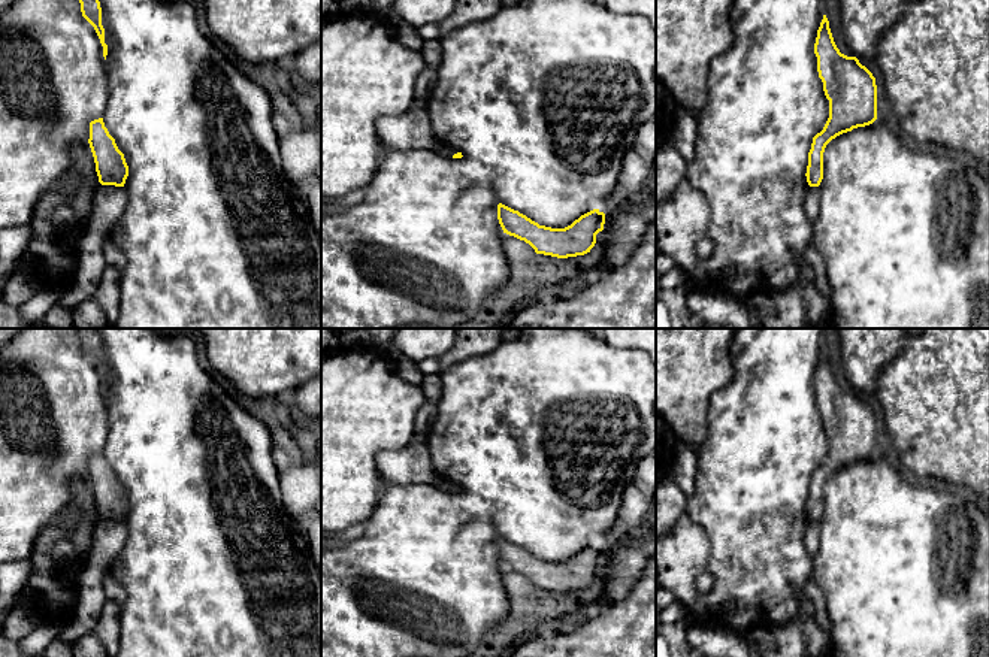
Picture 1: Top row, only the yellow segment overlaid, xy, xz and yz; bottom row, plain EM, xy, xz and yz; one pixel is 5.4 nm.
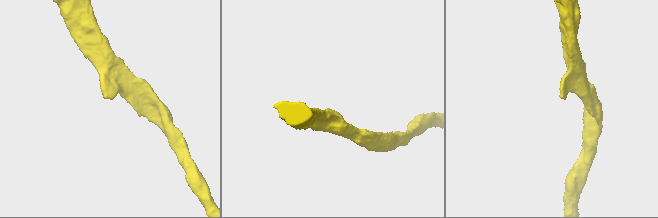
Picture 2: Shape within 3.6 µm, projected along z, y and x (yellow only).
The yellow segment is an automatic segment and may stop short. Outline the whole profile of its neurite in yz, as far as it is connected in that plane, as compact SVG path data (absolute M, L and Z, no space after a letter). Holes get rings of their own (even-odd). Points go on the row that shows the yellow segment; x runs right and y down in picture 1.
M826 15L814 43L817 72L829 100L829 118L813 137L808 152L807 182L819 187L823 179L823 152L837 136L865 127L877 119L877 85L872 73L856 57L847 57L837 48Z

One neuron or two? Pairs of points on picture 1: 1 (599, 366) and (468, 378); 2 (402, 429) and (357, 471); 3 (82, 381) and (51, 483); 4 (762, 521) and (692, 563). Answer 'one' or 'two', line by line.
1: one
2: one
3: one
4: two

